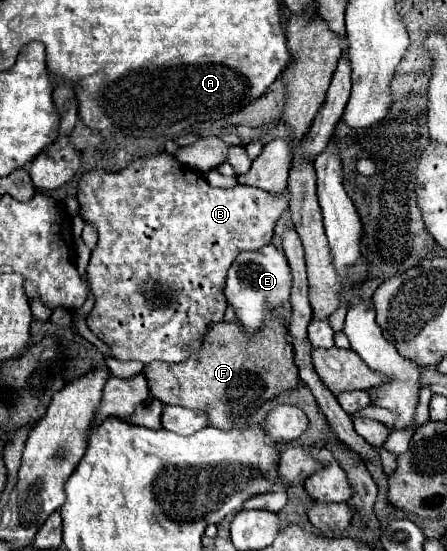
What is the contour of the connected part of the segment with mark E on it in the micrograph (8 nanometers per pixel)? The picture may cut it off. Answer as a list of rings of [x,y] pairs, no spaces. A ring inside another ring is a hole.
[[[273,244],[263,246],[259,250],[243,250],[231,264],[225,280],[225,296],[227,302],[235,308],[237,320],[243,324],[247,334],[255,334],[267,312],[281,316],[287,324],[291,318],[289,306],[289,290],[291,290],[291,272],[285,260],[285,254],[279,252]],[[267,308],[281,308],[281,310],[267,310]]]

